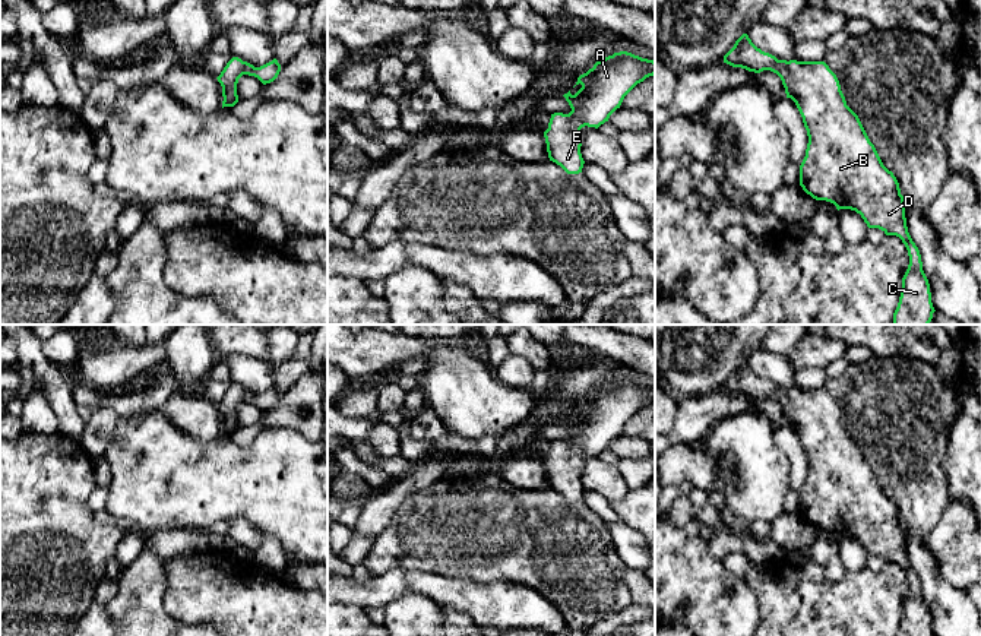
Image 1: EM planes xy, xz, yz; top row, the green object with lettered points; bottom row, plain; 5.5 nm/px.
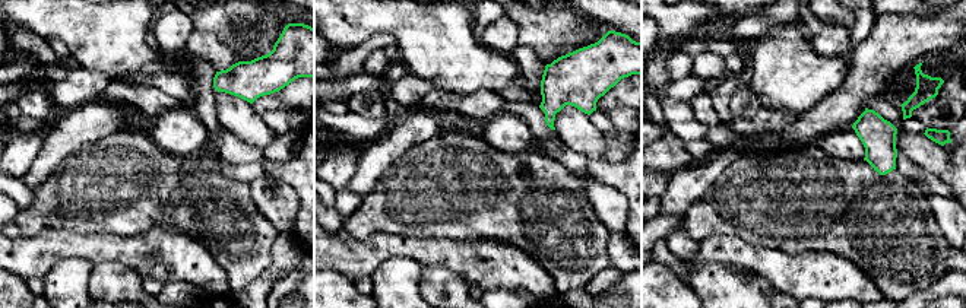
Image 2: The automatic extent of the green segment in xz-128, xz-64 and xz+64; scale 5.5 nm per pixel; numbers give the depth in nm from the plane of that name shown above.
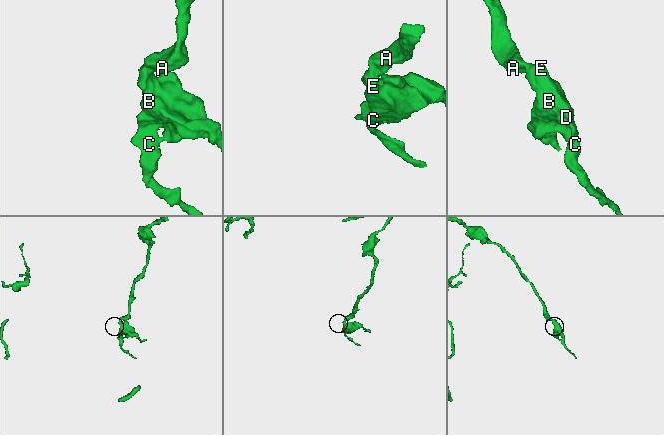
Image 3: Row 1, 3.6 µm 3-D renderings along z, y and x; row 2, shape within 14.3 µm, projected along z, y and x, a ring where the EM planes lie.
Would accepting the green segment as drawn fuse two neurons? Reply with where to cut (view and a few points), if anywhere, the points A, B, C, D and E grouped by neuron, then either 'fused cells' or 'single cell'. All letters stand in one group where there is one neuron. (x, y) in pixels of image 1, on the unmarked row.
no cut | A B C D E | single cell

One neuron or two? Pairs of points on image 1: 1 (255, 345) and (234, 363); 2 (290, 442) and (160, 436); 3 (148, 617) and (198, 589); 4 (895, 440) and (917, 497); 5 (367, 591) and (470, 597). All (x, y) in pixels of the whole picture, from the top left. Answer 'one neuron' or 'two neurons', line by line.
1: two neurons
2: one neuron
3: two neurons
4: one neuron
5: one neuron

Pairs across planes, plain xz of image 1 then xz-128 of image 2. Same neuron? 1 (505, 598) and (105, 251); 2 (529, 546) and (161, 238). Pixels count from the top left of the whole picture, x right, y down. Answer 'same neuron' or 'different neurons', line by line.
1: same neuron
2: different neurons

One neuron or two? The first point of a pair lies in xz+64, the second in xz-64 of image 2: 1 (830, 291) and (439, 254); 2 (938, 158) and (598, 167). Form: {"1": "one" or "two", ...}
{"1": "one", "2": "two"}

